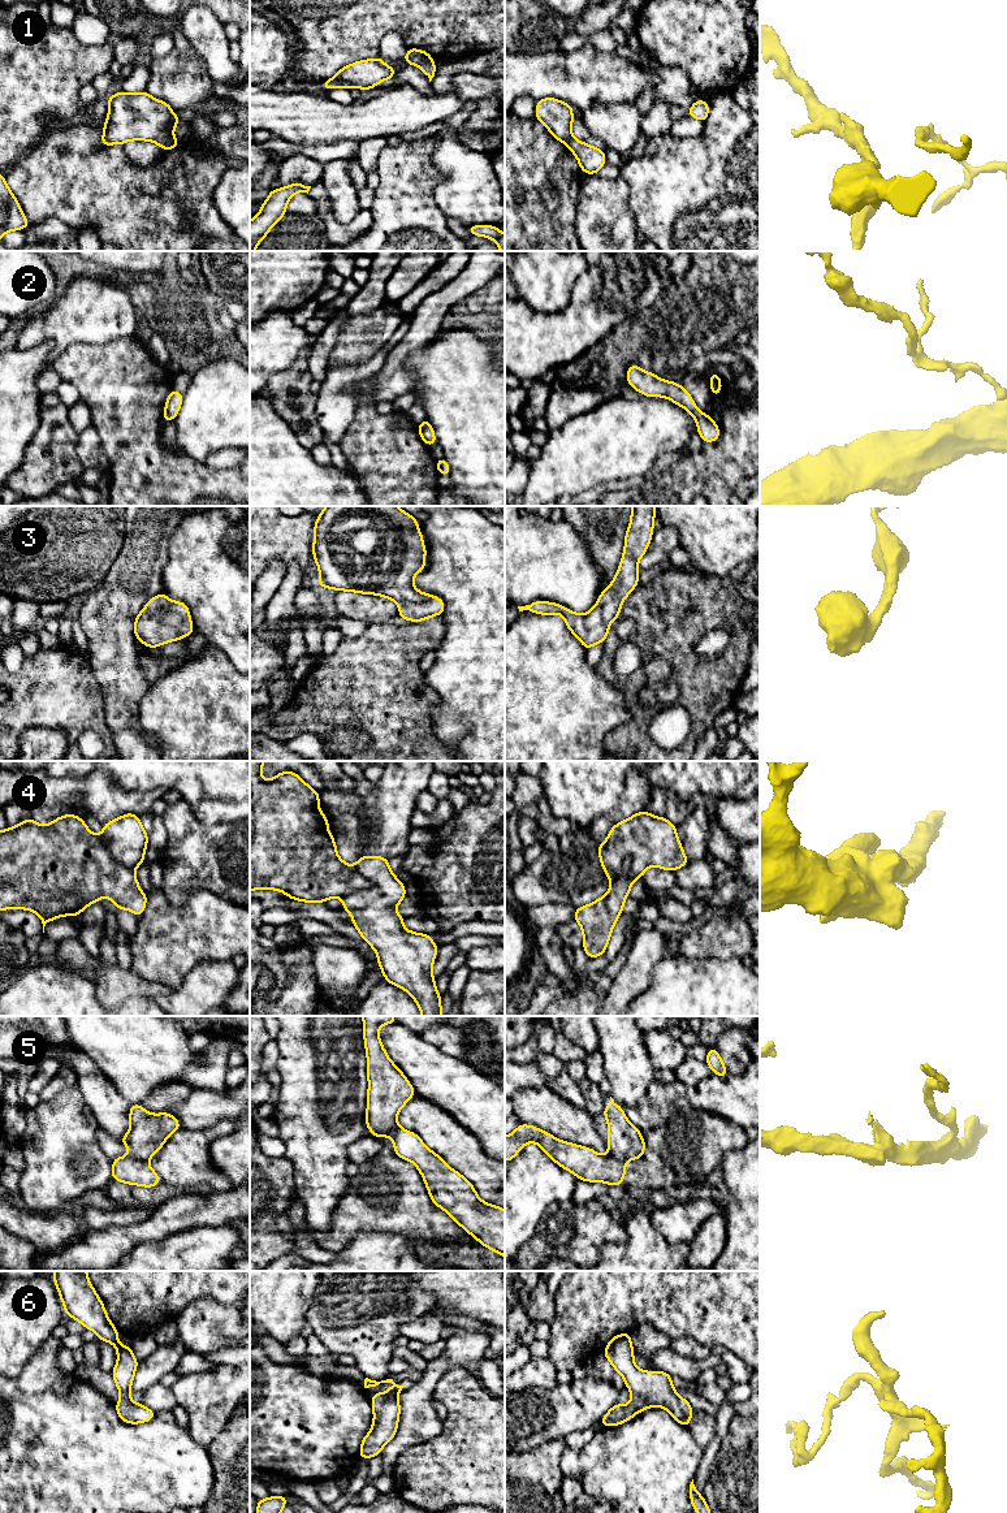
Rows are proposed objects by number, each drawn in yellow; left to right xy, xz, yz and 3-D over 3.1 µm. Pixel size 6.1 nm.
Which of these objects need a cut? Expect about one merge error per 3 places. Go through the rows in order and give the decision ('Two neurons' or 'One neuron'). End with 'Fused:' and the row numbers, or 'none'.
1: Two neurons
2: One neuron
3: One neuron
4: Two neurons
5: Two neurons
6: One neuron
Fused: 1, 4, 5

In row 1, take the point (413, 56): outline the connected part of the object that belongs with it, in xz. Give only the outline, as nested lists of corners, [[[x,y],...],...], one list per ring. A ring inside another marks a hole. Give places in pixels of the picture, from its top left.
[[[407,48],[403,61],[409,65],[419,65],[423,61],[433,60],[429,53],[423,49]]]

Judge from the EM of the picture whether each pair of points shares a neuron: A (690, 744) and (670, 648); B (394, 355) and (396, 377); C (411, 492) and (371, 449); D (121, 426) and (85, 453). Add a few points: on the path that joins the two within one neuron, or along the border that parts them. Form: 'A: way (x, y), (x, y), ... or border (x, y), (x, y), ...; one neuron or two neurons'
A: way (698, 721), (698, 678), (691, 671); one neuron
B: way (394, 361), (394, 372); one neuron
C: way (401, 482), (381, 459); one neuron
D: border (93, 426), (102, 446); two neurons

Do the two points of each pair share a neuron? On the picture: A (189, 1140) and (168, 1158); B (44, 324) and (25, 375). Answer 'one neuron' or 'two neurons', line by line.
A: one neuron
B: two neurons

